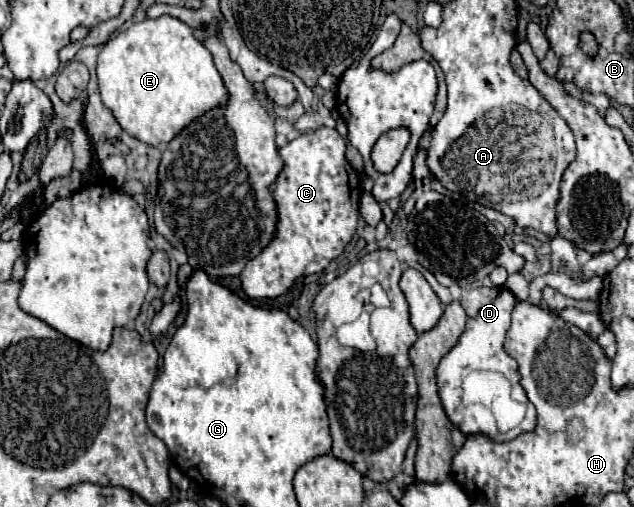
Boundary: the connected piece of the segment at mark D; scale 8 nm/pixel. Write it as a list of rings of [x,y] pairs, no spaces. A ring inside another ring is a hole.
[[[478,287],[478,289],[464,289],[462,291],[460,303],[468,313],[466,329],[460,335],[458,343],[442,357],[442,361],[440,361],[438,369],[436,369],[436,381],[438,381],[438,395],[442,399],[442,405],[444,405],[444,411],[446,411],[448,419],[466,435],[486,433],[496,441],[512,441],[516,435],[532,431],[536,427],[534,405],[526,399],[526,395],[524,395],[524,391],[522,391],[522,387],[518,383],[518,365],[504,351],[504,339],[506,339],[506,333],[510,329],[510,313],[512,313],[516,301],[518,299],[506,287],[492,287],[492,289]],[[478,369],[488,369],[492,373],[500,373],[510,383],[512,399],[516,399],[516,403],[522,403],[526,407],[524,419],[516,427],[512,427],[508,431],[500,431],[498,421],[496,421],[494,413],[488,407],[484,407],[484,405],[480,405],[480,407],[466,405],[462,401],[462,381],[468,377],[468,373],[478,371]]]

